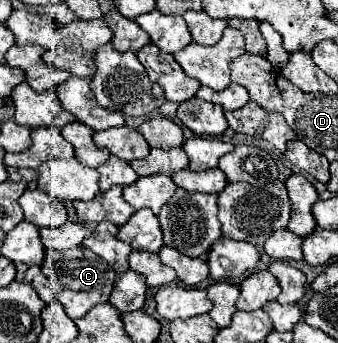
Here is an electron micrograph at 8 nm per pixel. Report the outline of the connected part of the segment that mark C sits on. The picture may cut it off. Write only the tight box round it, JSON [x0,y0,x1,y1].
[42,246,116,320]

